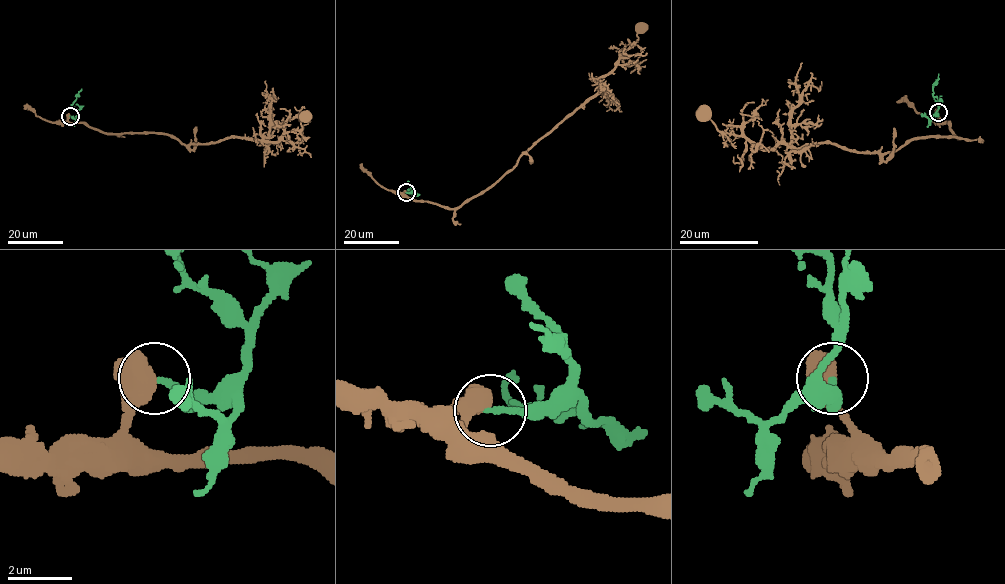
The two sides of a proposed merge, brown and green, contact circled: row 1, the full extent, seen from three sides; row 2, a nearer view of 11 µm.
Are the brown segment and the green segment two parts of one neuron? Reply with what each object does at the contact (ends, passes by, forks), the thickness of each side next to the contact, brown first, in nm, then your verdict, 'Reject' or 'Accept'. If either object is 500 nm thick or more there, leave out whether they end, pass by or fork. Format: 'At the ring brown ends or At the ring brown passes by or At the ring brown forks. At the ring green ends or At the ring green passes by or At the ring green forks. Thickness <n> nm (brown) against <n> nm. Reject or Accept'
Thickness 850 nm (brown) against 200 nm. Reject

